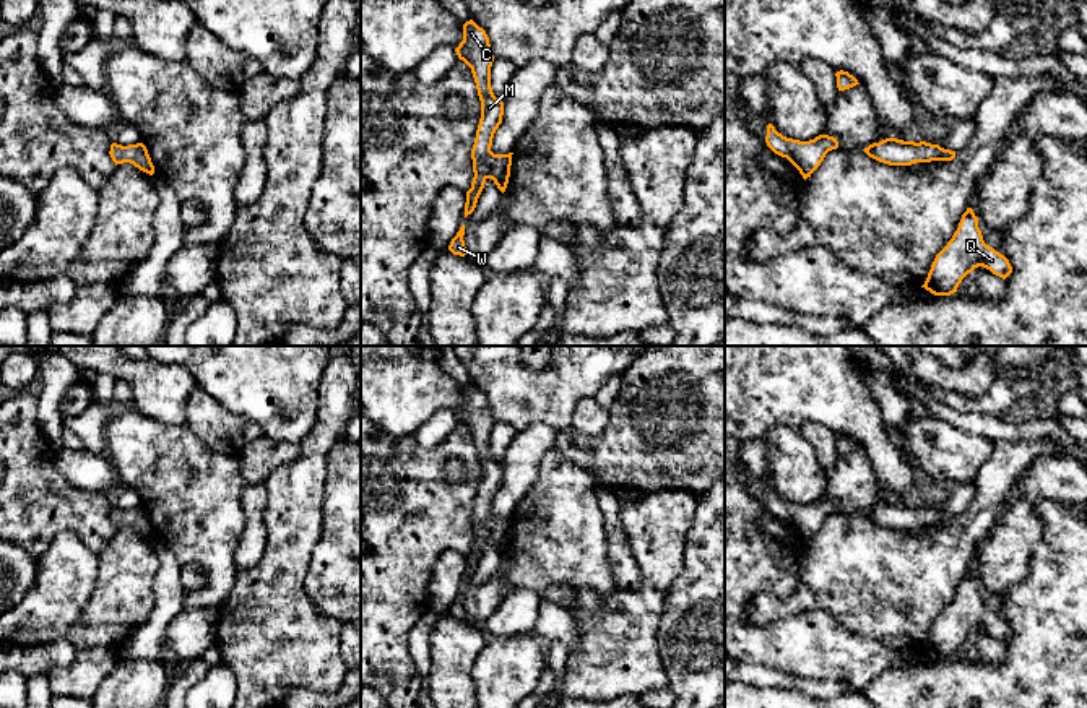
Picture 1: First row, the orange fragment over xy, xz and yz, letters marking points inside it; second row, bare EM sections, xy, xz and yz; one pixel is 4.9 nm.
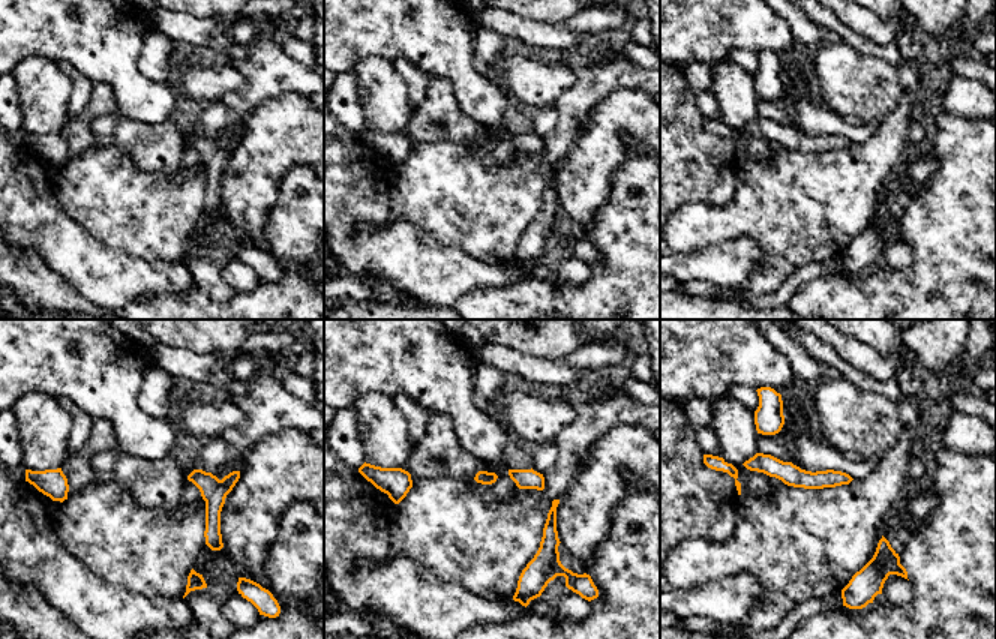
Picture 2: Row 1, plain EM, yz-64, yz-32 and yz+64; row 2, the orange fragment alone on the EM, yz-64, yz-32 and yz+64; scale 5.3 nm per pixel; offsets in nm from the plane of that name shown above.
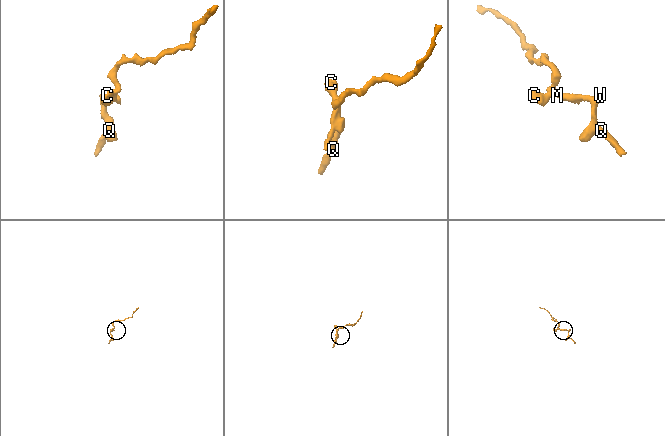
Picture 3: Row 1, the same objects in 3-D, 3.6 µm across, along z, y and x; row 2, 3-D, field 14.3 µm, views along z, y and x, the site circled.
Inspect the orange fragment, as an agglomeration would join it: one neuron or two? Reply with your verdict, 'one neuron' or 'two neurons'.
one neuron

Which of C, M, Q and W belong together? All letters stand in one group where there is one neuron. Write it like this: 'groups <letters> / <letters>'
groups C M Q W

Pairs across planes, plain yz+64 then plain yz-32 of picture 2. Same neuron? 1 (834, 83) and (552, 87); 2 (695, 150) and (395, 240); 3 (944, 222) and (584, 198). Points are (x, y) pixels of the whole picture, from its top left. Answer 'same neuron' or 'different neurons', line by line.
1: same neuron
2: same neuron
3: different neurons

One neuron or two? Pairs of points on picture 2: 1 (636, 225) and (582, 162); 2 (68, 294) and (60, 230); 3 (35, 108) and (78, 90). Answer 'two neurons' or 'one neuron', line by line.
1: two neurons
2: two neurons
3: two neurons

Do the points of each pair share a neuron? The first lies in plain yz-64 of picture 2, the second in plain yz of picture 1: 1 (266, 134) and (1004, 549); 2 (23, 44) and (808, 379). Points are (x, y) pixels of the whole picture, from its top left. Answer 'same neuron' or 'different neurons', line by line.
1: same neuron
2: same neuron

